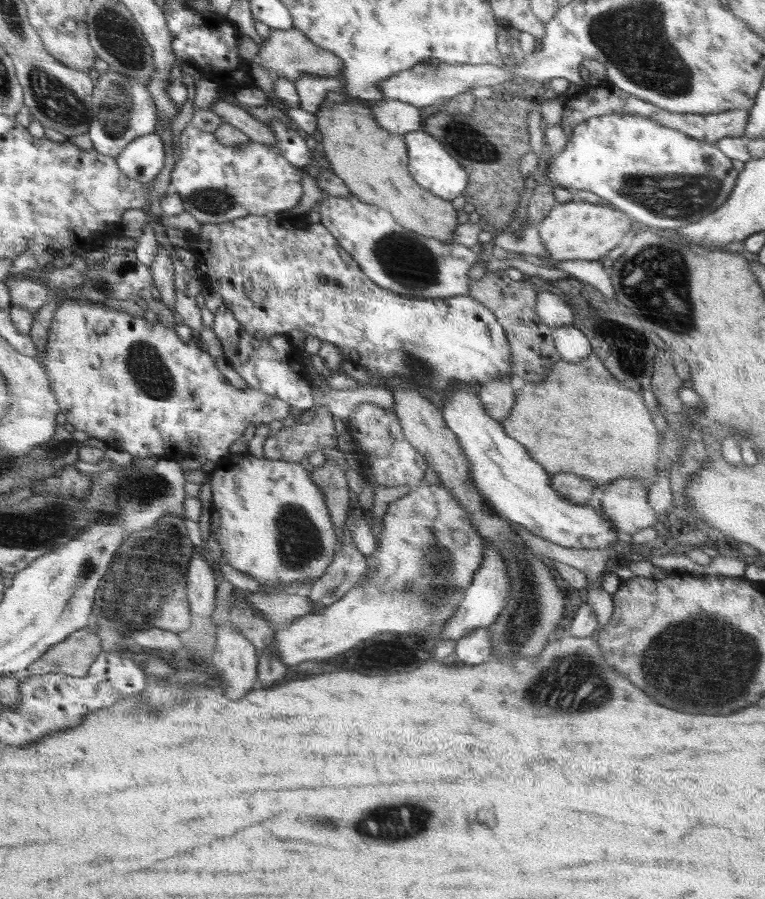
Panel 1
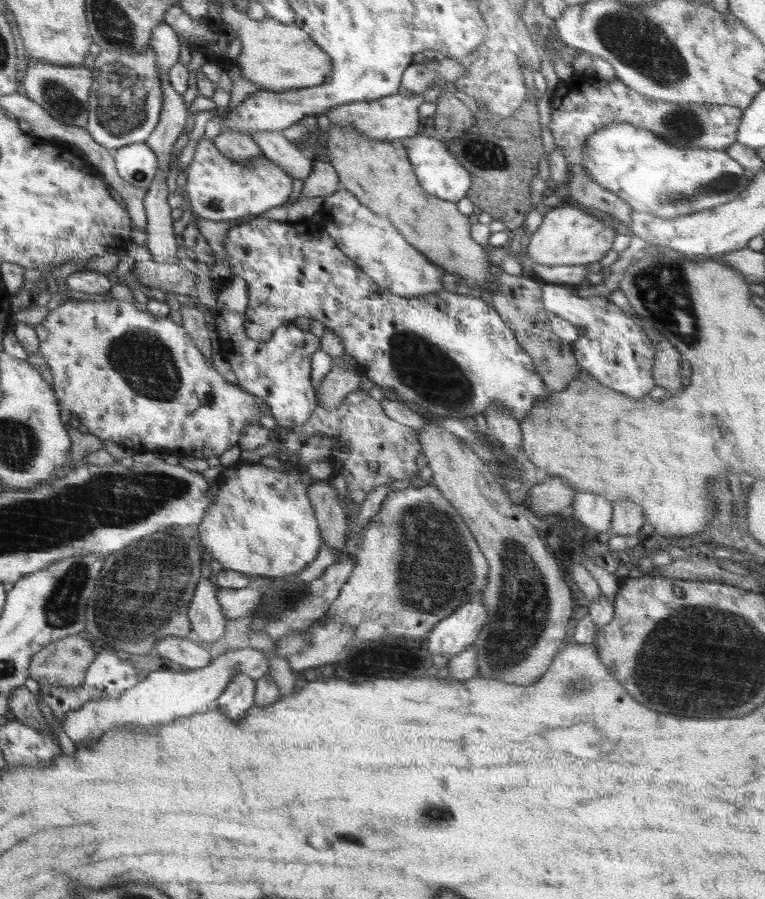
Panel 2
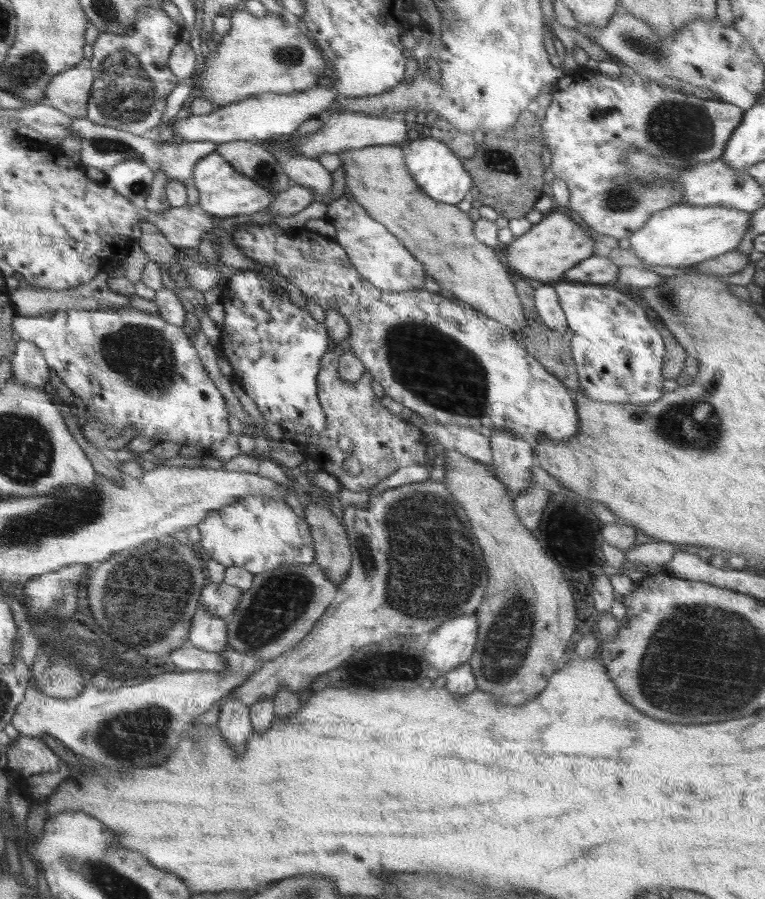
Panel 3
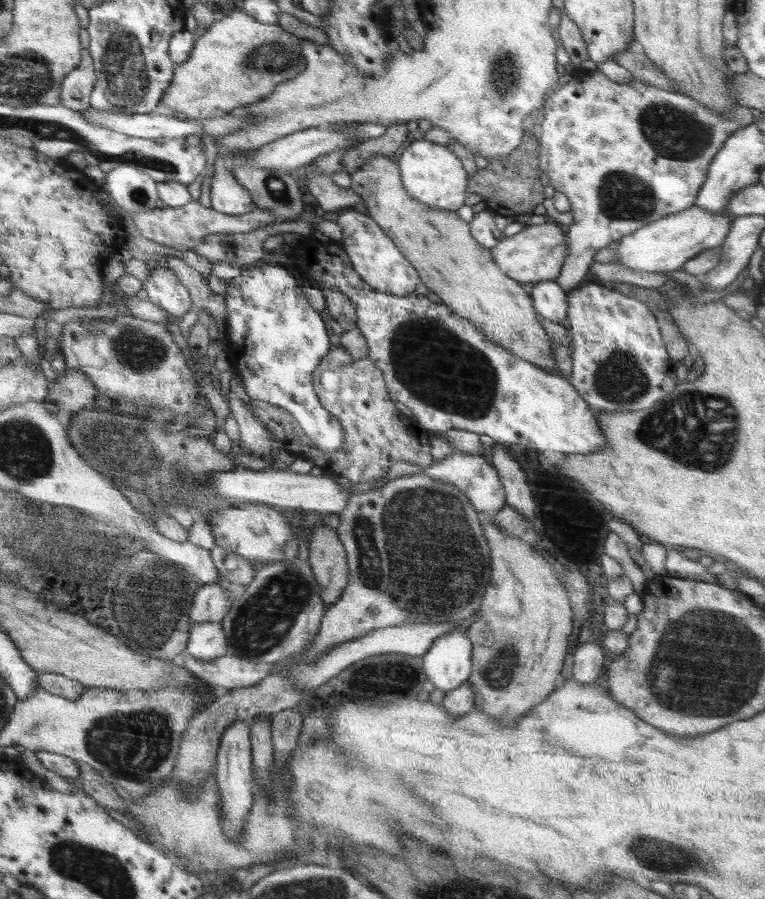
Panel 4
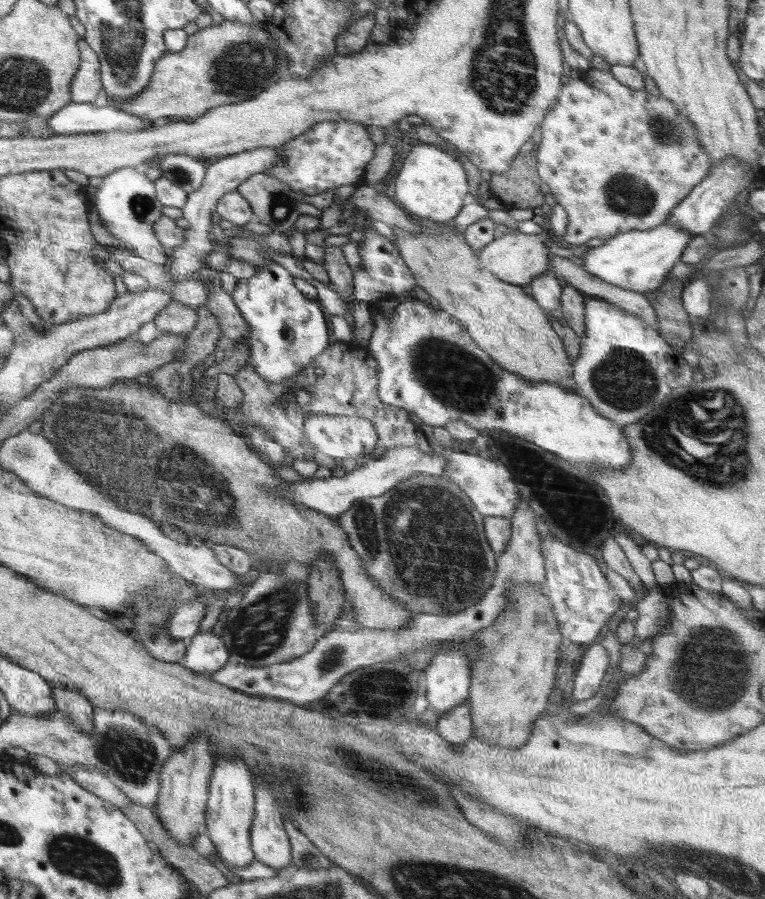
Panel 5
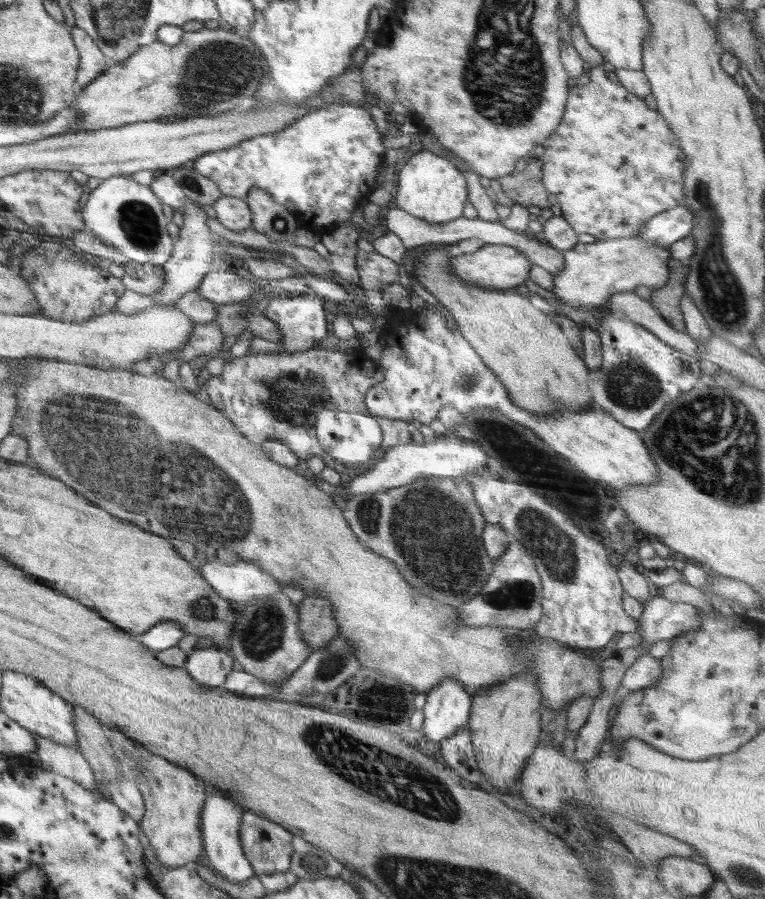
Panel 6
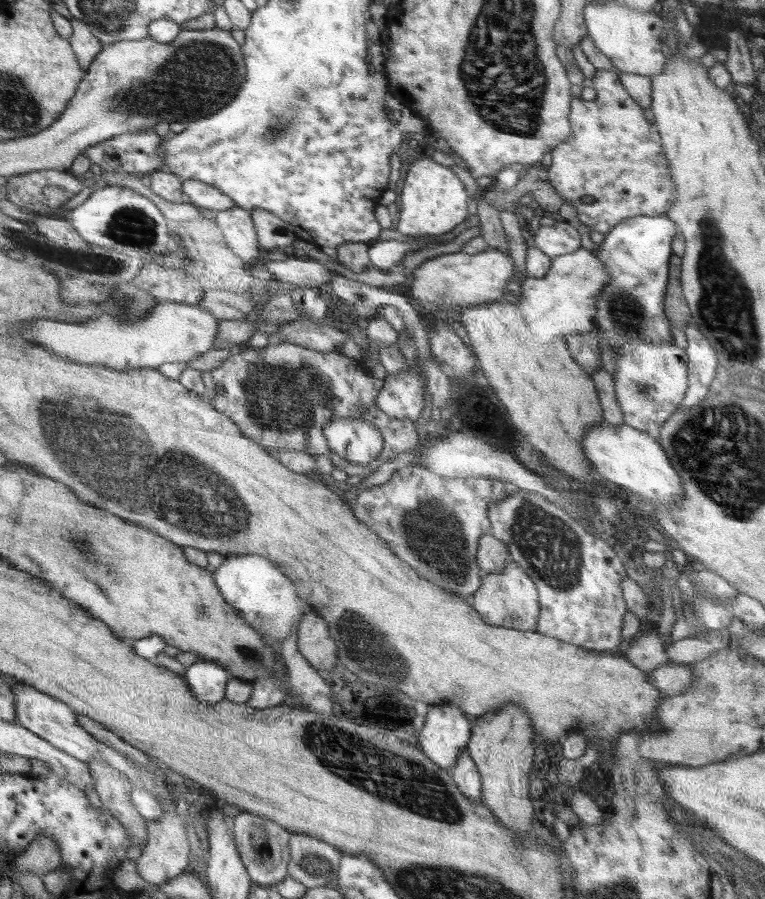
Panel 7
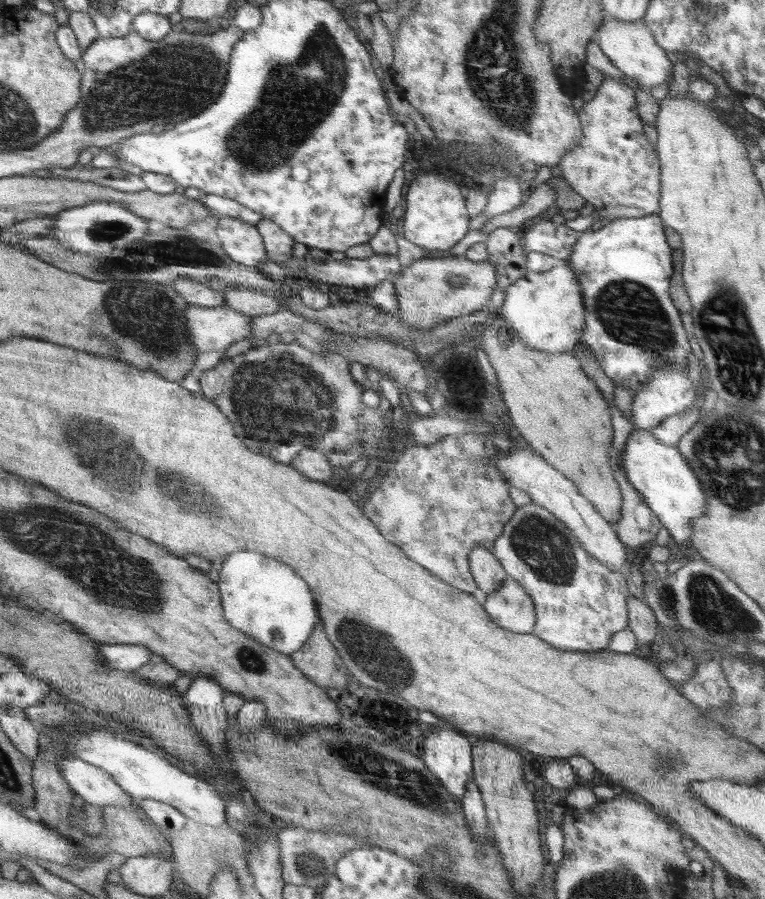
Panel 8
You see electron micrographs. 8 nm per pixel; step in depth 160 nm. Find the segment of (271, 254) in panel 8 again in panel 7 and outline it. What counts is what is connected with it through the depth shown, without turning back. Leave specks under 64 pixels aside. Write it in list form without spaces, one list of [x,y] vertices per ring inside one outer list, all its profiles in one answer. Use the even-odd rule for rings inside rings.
[[[251,209],[250,213],[264,253],[273,248],[284,249],[297,238],[289,222],[279,219],[274,213],[264,209]]]

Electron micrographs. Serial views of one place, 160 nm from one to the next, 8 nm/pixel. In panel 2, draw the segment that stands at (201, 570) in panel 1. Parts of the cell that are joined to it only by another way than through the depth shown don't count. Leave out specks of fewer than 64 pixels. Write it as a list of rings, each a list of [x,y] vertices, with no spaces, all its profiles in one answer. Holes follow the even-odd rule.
[[[204,579],[195,586],[188,618],[192,622],[192,630],[207,643],[222,639],[226,616],[217,599],[217,588]]]

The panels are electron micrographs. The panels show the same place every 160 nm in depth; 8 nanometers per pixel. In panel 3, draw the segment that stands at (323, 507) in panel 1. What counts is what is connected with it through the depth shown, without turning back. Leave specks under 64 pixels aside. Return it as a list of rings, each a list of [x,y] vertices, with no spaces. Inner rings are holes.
[[[246,495],[232,504],[209,510],[197,526],[201,534],[198,548],[201,556],[225,567],[238,566],[256,575],[282,565],[315,563],[310,528],[286,501]]]

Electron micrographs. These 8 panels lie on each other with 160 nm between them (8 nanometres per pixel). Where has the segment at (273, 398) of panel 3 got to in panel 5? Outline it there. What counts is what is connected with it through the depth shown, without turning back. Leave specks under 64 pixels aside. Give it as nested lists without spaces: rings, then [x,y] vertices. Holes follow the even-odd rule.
[[[281,261],[261,267],[253,277],[238,279],[231,297],[250,329],[246,340],[250,344],[251,365],[260,378],[265,378],[270,383],[284,383],[284,381],[295,378],[312,362],[315,356],[322,354],[330,345],[326,327],[327,313],[319,303],[310,300],[296,288],[294,277],[281,266]],[[310,414],[304,420],[303,434],[310,445],[322,456],[331,457],[338,463],[345,459],[358,459],[372,453],[377,444],[374,425],[366,418],[328,414]]]

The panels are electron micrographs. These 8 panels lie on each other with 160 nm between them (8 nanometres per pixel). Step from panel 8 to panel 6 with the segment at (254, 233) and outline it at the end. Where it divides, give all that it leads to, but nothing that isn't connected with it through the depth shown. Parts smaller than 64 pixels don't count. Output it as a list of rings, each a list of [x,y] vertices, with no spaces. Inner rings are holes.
[[[222,195],[212,208],[216,210],[217,221],[227,229],[239,231],[251,227],[252,213],[242,199]]]

